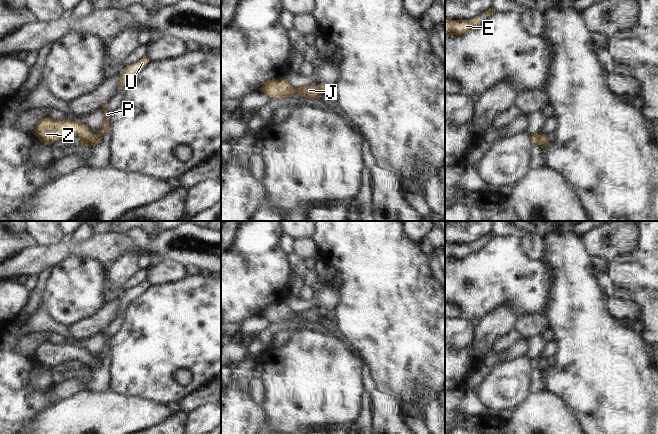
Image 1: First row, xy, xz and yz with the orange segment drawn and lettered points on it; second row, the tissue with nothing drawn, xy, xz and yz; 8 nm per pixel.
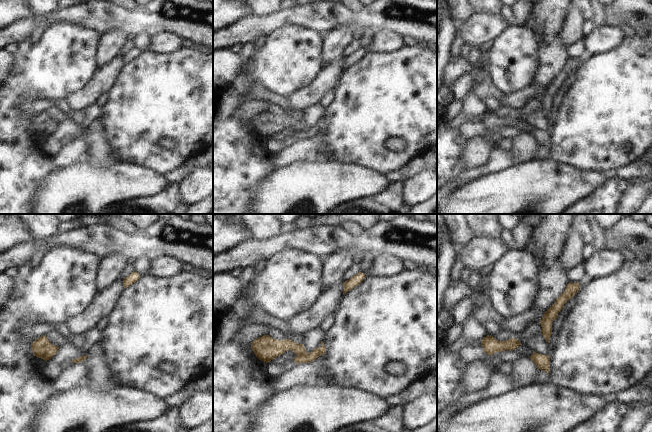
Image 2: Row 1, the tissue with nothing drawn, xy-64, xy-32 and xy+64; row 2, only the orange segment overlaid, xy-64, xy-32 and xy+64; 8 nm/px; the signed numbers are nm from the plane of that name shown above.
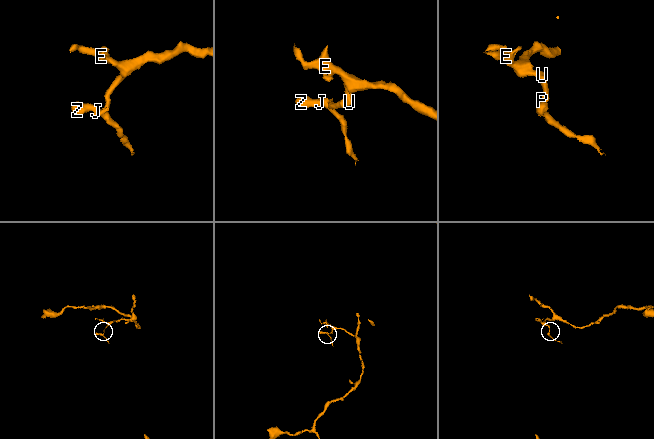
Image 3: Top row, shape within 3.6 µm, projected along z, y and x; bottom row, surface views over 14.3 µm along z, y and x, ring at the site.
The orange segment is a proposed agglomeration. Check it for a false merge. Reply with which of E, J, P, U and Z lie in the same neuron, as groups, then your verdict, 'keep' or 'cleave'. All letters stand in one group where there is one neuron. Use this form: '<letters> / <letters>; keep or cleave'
E P U / J Z; cleave

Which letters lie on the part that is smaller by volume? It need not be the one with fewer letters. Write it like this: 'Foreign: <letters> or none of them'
Foreign: J, Z

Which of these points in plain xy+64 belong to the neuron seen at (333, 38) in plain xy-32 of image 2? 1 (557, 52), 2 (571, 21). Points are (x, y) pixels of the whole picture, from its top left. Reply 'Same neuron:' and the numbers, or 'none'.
Same neuron: 2

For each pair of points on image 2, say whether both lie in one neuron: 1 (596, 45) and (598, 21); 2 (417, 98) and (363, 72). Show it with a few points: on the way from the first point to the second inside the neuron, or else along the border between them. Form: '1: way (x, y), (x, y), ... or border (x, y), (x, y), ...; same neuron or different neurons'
1: border (603, 24), (594, 28); different neurons
2: way (404, 95), (386, 95), (376, 85); same neuron

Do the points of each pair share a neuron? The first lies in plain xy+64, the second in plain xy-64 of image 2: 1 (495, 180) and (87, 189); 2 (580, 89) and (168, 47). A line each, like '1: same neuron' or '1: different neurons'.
1: same neuron
2: different neurons

